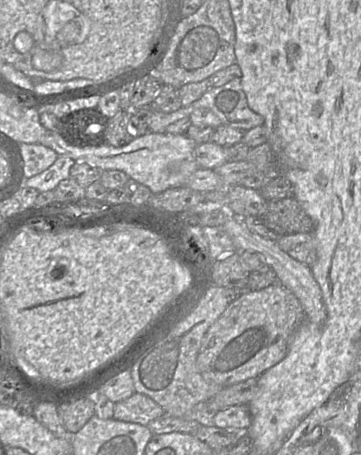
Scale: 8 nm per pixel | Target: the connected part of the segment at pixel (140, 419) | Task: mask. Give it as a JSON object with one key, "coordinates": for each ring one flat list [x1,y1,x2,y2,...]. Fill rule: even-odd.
{"coordinates":[[135,392,114,405,113,418,125,422,148,425,164,415,163,408,149,396]]}

